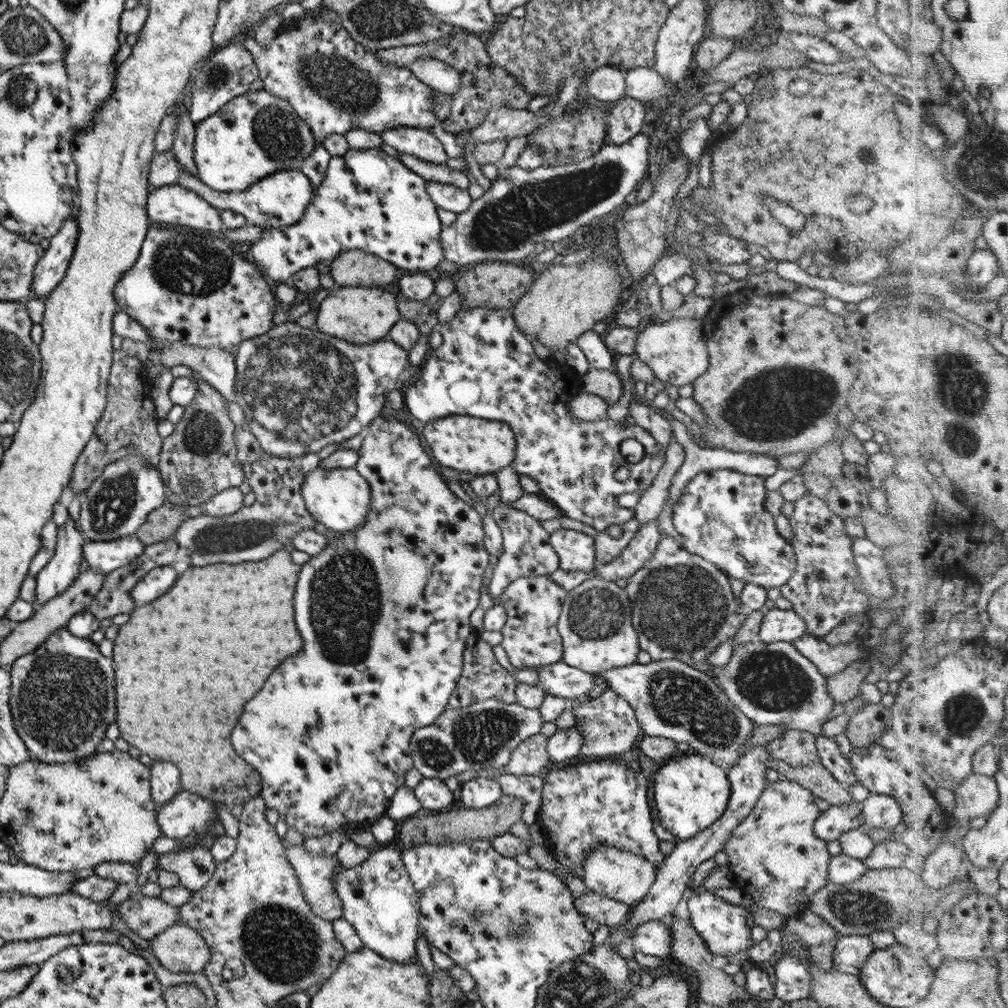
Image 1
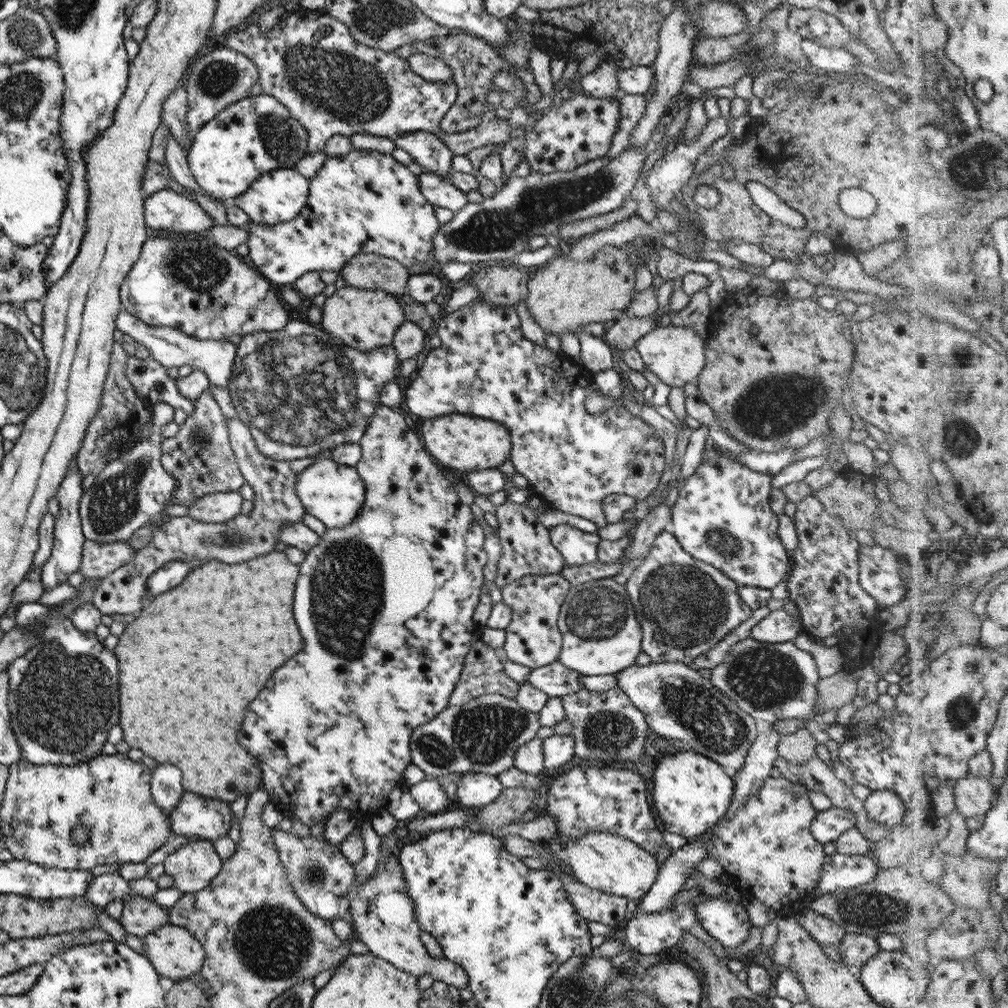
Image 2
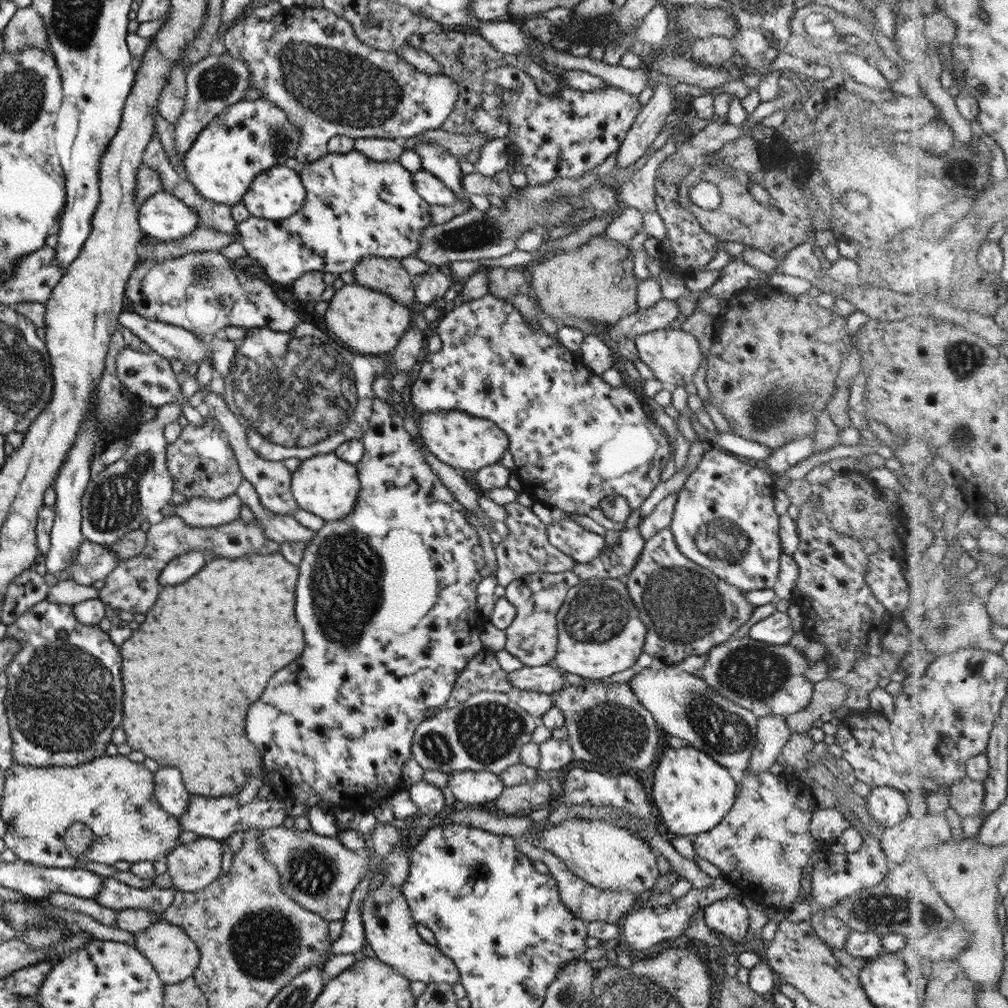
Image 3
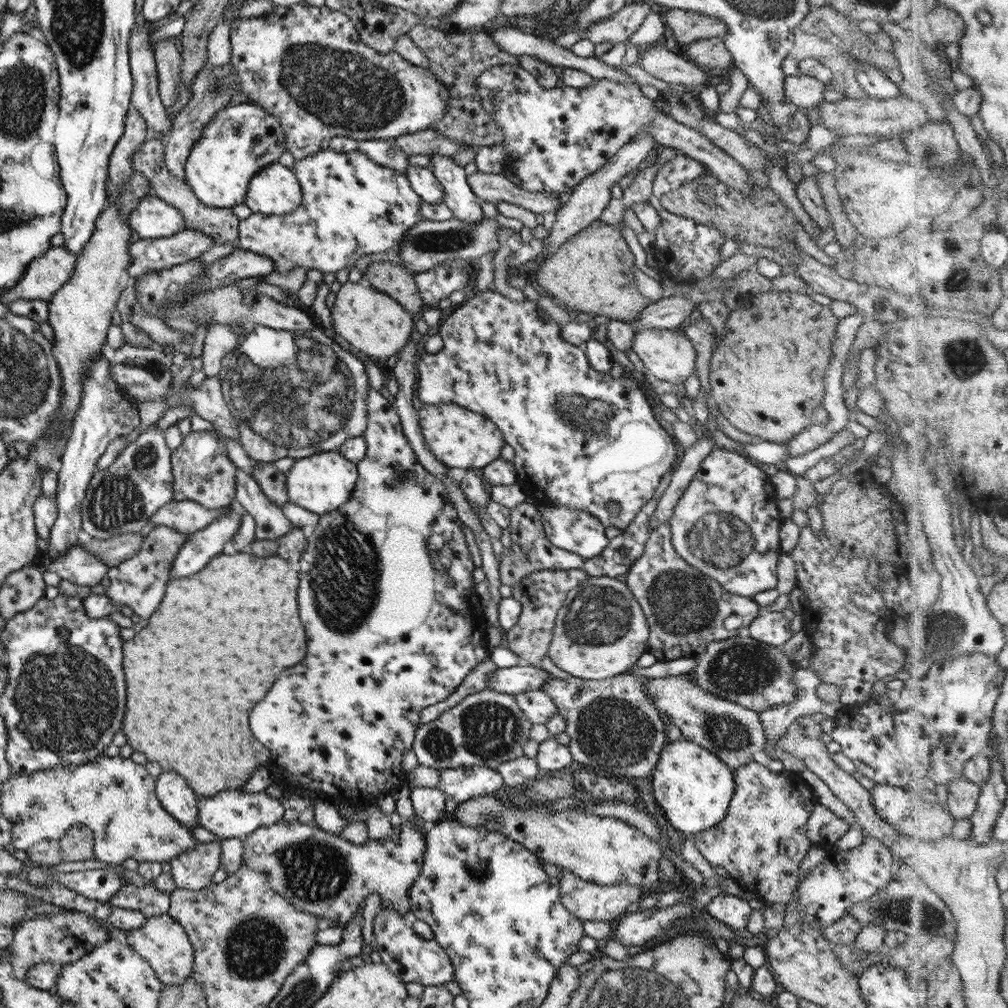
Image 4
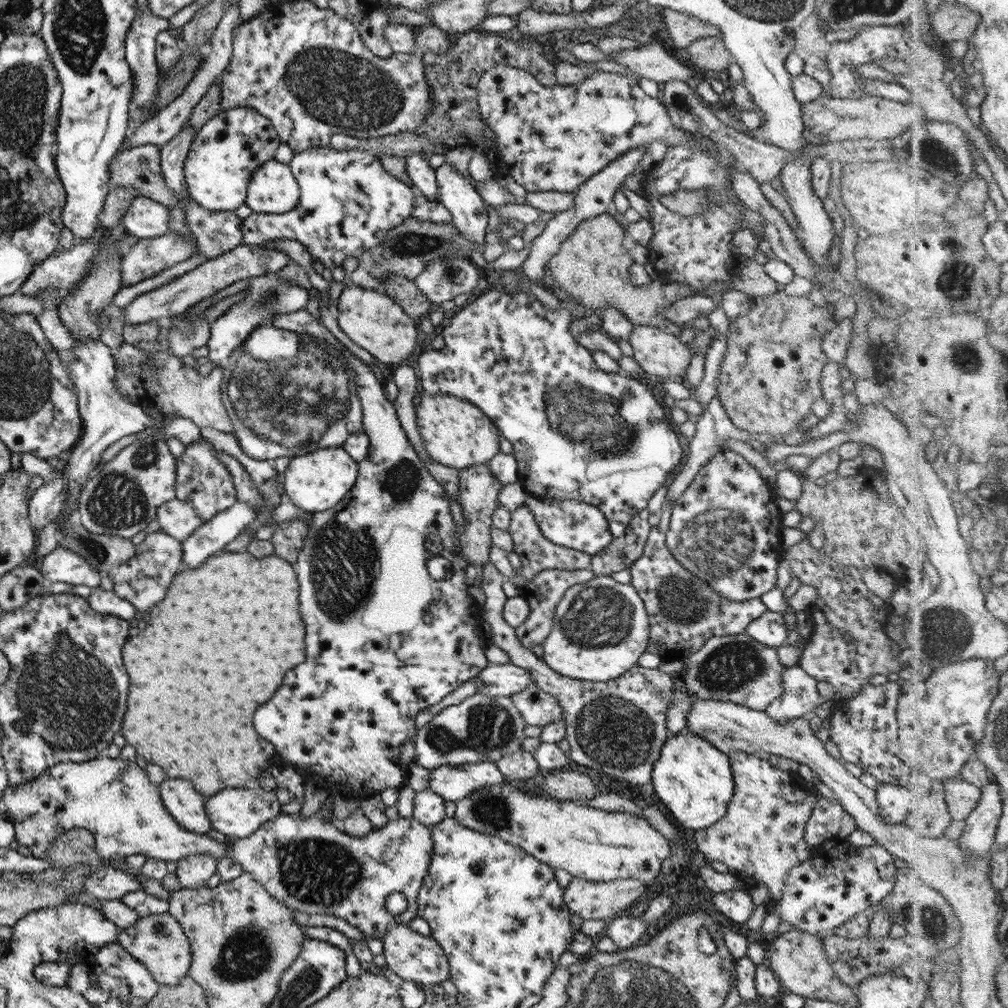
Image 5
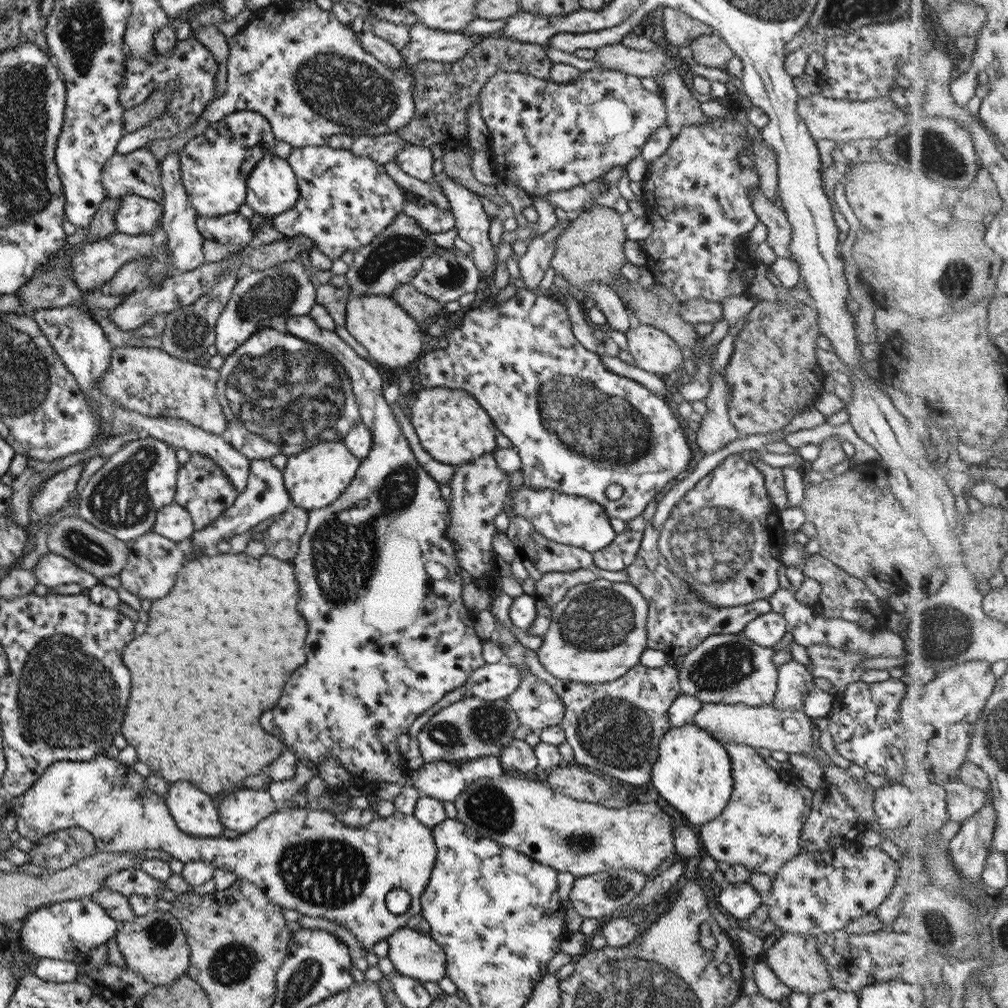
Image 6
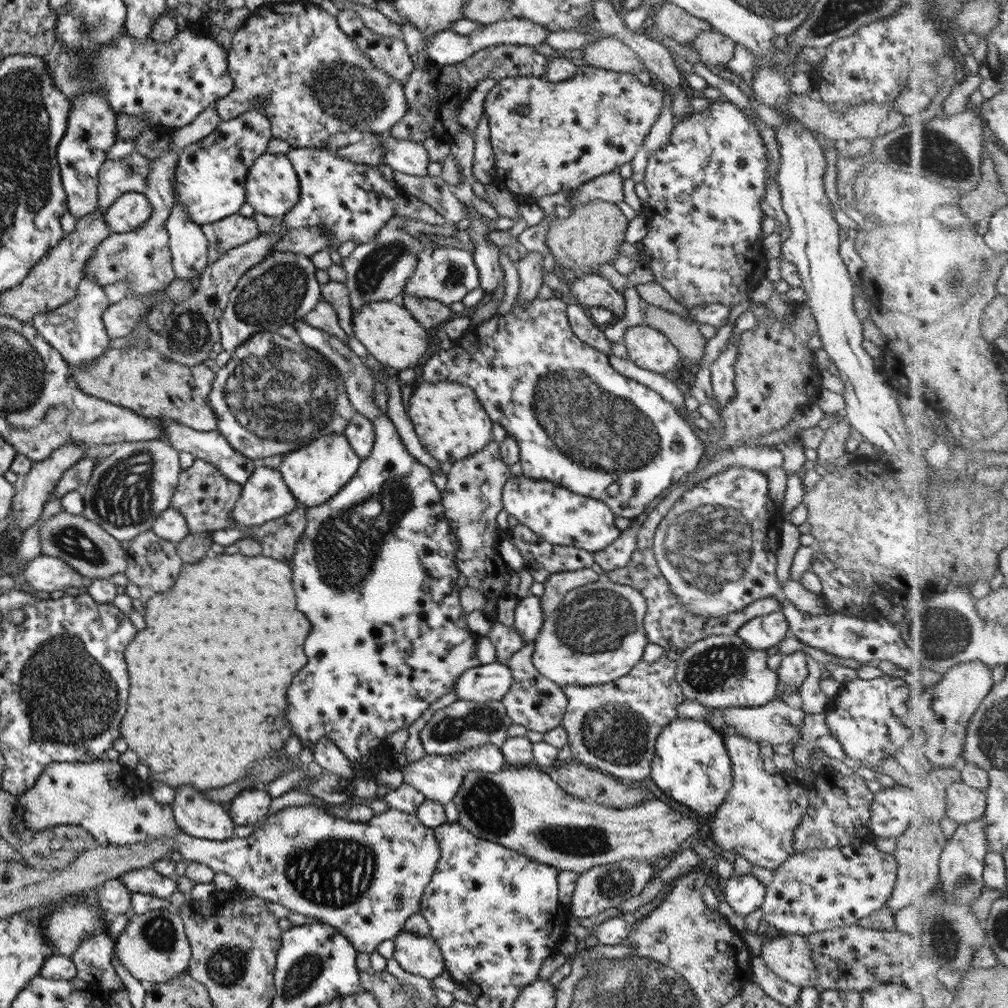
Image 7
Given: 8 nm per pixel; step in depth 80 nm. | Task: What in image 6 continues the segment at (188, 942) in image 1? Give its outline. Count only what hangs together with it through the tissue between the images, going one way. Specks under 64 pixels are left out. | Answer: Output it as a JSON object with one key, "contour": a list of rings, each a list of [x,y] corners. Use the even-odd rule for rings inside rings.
{"contour":[[[151,911],[120,923],[114,937],[126,966],[141,975],[146,983],[170,985],[183,976],[189,966],[190,950],[184,932],[169,911]]]}

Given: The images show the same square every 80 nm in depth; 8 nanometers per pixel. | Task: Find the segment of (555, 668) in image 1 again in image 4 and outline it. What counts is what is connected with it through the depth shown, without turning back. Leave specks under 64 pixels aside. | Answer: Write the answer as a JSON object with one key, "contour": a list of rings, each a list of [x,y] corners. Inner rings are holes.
{"contour":[[[519,664],[508,668],[495,668],[493,672],[488,674],[485,690],[509,695],[541,690],[548,676],[550,674],[536,664]]]}

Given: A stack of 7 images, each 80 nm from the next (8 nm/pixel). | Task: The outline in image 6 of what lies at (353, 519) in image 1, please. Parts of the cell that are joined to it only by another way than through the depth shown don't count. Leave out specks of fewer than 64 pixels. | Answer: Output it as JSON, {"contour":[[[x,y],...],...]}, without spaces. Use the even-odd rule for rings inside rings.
{"contour":[[[324,440],[306,447],[297,454],[287,456],[281,474],[291,505],[306,511],[329,506],[340,494],[343,494],[354,477],[359,463],[360,459],[355,458],[339,440]]]}

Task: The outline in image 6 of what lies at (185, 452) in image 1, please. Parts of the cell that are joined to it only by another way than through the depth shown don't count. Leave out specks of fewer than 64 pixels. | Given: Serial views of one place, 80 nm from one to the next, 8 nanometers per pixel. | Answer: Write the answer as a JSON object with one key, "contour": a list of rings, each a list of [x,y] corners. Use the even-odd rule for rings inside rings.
{"contour":[[[190,453],[189,458],[177,469],[173,502],[187,510],[195,531],[212,523],[233,504],[237,495],[234,485],[219,465],[203,453]]]}

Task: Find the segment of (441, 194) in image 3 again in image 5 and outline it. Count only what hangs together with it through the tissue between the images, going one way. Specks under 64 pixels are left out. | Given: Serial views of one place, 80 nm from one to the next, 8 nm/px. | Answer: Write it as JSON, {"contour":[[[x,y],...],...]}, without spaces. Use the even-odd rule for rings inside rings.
{"contour":[[[415,154],[405,156],[405,170],[409,176],[409,181],[413,182],[423,197],[429,200],[437,197],[437,182],[434,171],[429,167],[429,155]]]}

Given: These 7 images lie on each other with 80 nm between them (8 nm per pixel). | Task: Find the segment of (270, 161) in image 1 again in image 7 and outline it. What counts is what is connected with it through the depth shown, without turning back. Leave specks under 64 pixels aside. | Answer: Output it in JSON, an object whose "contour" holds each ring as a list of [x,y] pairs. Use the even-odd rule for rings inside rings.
{"contour":[[[249,110],[229,120],[220,120],[209,136],[181,149],[173,176],[173,189],[183,212],[194,225],[211,224],[238,213],[244,204],[247,170],[265,153],[269,140],[269,121],[261,112]]]}

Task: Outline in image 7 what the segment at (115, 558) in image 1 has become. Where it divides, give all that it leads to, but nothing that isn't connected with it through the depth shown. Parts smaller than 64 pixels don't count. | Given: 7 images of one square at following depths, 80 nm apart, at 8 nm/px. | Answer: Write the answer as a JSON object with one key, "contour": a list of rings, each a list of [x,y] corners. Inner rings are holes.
{"contour":[[[41,554],[29,560],[21,570],[21,576],[26,580],[25,584],[32,585],[36,591],[44,590],[52,595],[61,593],[69,586],[89,586],[91,581],[59,558]]]}

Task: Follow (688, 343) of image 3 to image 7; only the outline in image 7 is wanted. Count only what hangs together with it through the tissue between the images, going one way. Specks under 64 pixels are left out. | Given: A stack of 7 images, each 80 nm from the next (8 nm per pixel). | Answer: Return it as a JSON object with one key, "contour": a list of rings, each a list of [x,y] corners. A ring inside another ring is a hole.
{"contour":[[[645,324],[627,327],[622,344],[633,364],[659,374],[671,371],[680,357],[664,334]]]}

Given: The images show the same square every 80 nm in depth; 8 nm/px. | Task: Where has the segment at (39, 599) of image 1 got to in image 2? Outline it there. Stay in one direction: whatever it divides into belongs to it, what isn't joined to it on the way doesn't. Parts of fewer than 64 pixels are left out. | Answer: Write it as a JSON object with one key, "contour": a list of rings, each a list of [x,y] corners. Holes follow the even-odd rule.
{"contour":[[[75,459],[70,463],[62,483],[58,486],[56,498],[59,502],[59,514],[56,516],[53,529],[53,544],[49,558],[40,566],[40,583],[45,591],[53,586],[66,582],[67,576],[78,571],[82,557],[82,544],[84,536],[80,527],[78,515],[78,500],[82,495],[81,480],[83,476],[77,472]]]}

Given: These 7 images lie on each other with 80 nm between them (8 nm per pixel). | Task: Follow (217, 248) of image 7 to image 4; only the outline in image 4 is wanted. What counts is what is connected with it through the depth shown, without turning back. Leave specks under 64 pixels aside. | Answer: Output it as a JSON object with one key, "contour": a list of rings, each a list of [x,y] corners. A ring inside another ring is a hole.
{"contour":[[[160,141],[146,142],[146,145],[131,158],[131,175],[143,174],[143,178],[150,185],[149,190],[151,192],[149,194],[179,210],[179,214],[186,224],[185,228],[195,229],[210,236],[214,240],[214,245],[234,244],[238,237],[238,220],[233,212],[229,208],[209,208],[205,204],[201,204],[186,182],[175,178],[175,176],[169,176],[165,166],[163,166],[163,155],[160,152],[161,145],[162,142]]]}

